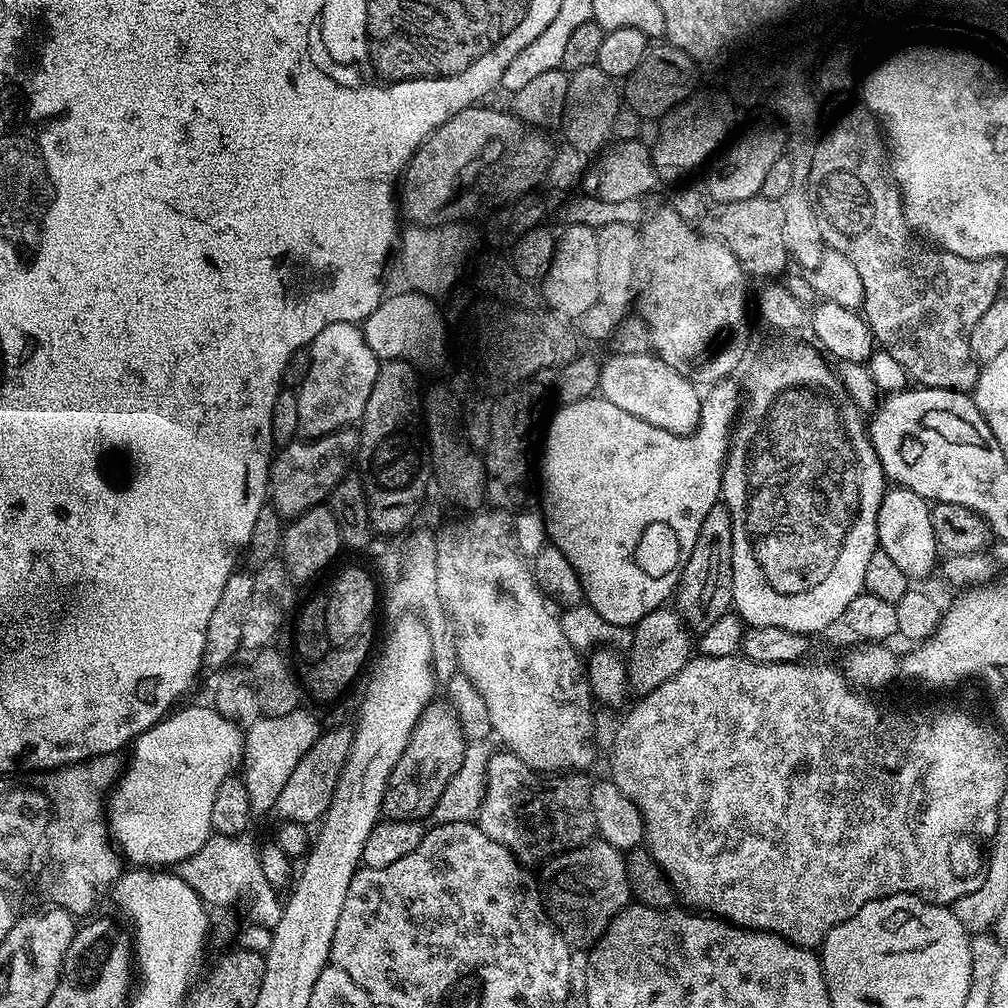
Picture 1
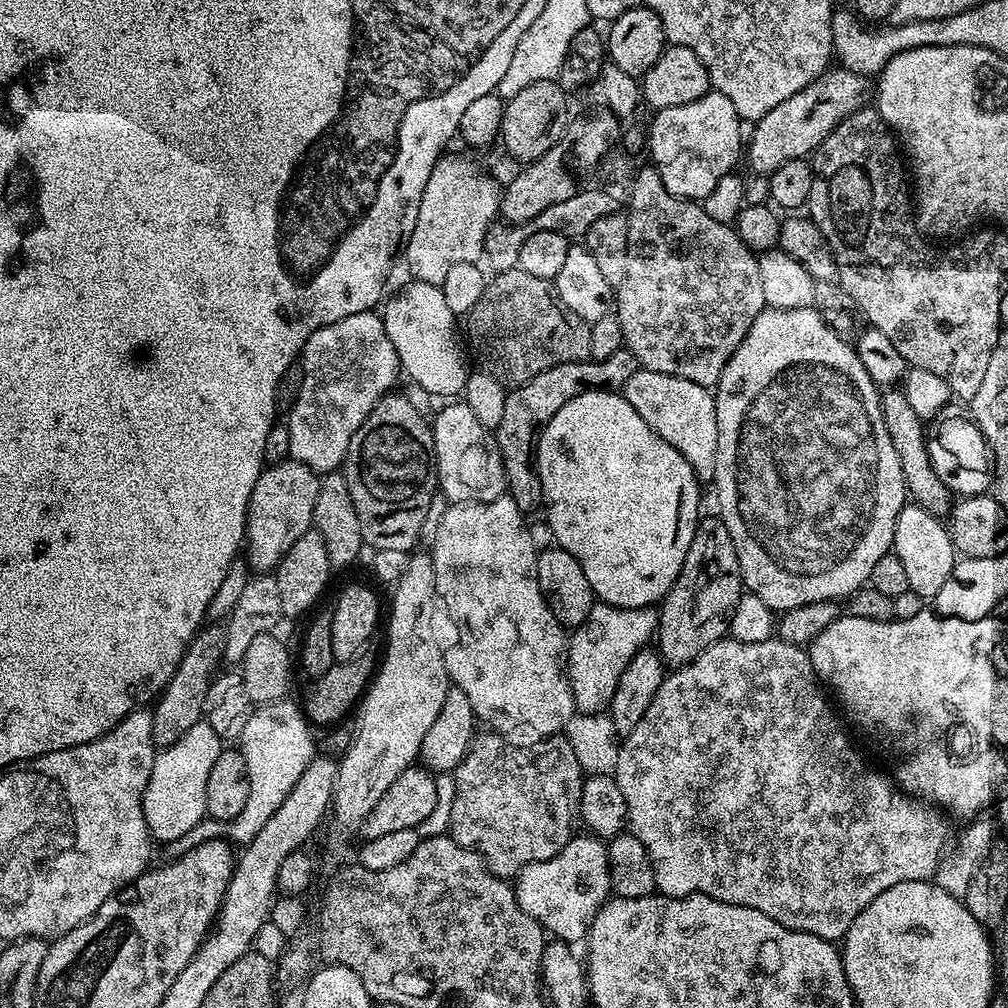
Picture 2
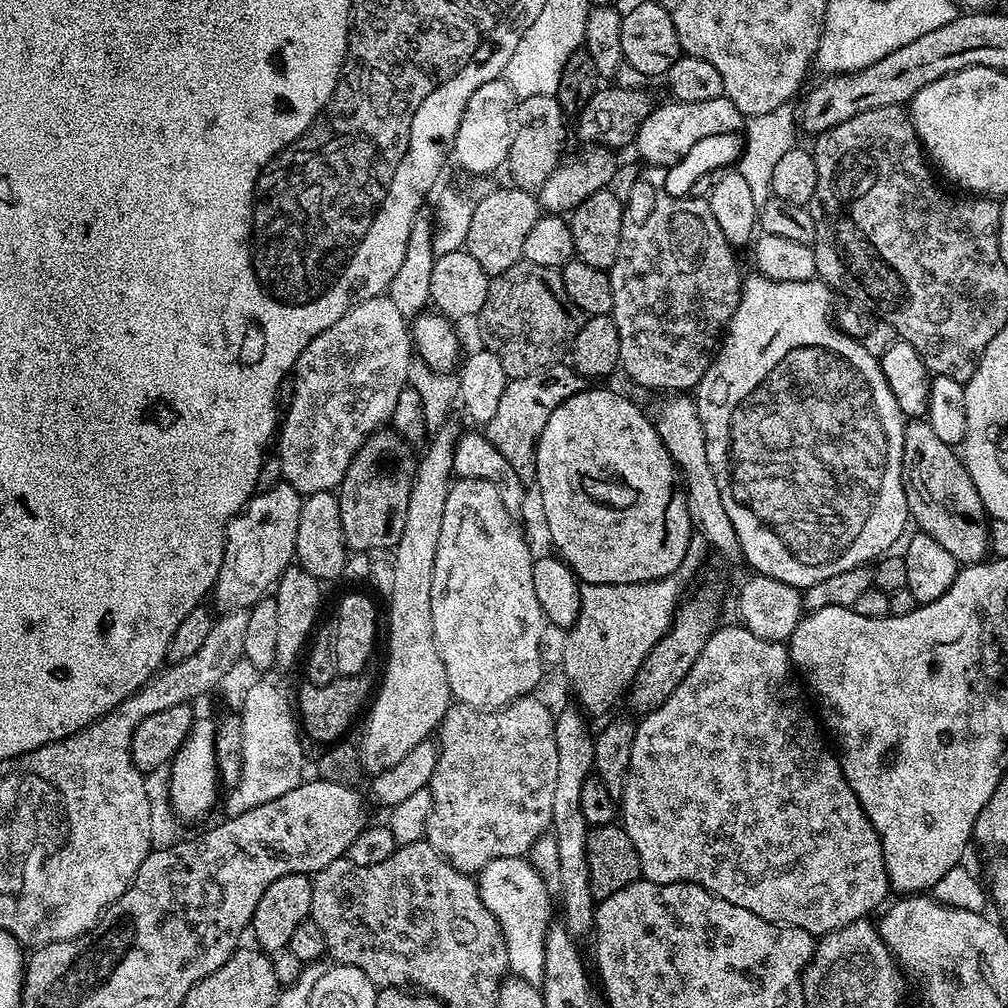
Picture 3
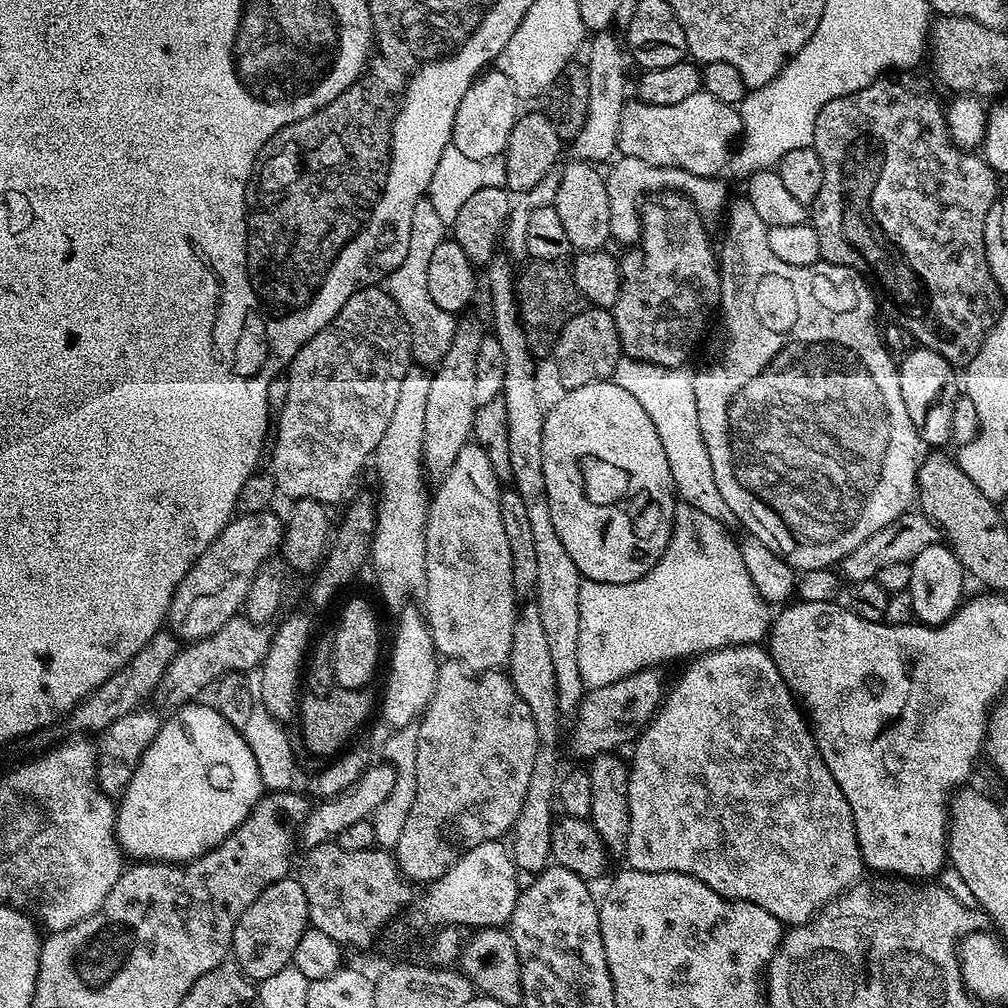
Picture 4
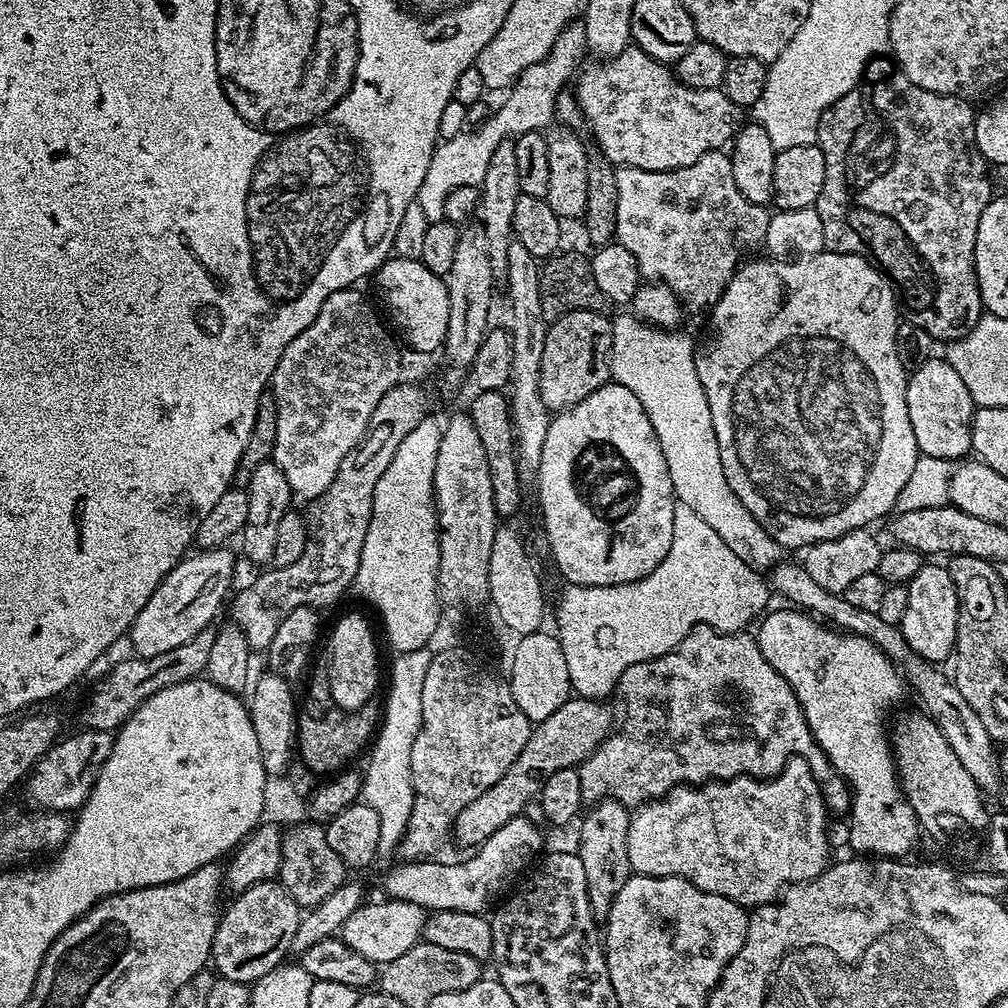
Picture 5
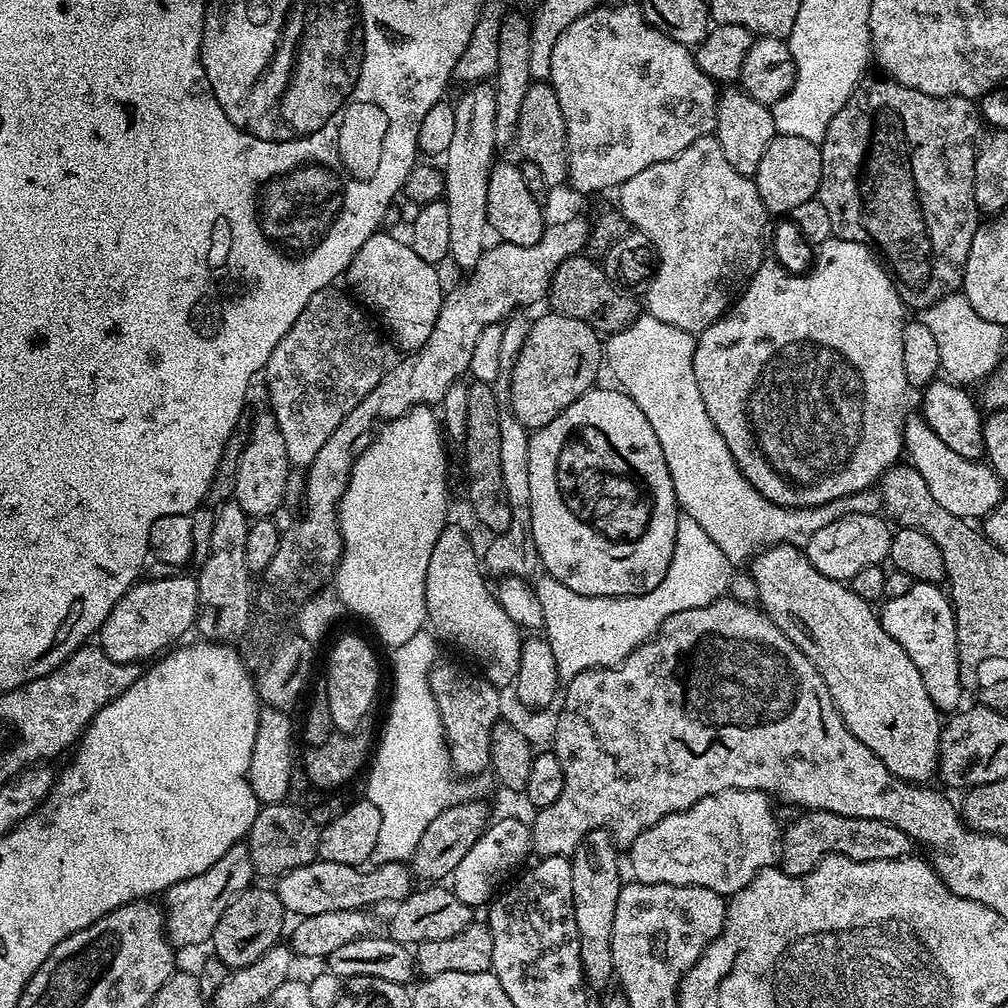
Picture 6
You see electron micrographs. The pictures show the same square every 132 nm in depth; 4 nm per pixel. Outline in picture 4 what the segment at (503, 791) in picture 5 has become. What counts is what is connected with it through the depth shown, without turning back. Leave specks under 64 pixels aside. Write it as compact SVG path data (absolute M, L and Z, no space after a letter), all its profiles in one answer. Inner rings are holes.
M656 666L643 668L626 678L618 678L618 682L610 682L610 686L585 691L584 700L574 714L573 754L591 758L603 752L616 752L623 744L631 745L664 703L666 684L664 688L664 676L660 672L663 671Z

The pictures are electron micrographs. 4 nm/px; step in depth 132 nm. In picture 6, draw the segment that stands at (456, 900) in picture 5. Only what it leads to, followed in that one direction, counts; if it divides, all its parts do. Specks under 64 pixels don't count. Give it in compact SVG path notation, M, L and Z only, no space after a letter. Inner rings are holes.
M504 816L501 820L493 819L478 838L478 842L470 846L470 854L466 854L466 858L462 858L462 862L458 862L458 866L452 871L452 893L474 910L479 909L479 904L487 905L497 895L501 885L517 871L515 868L530 856L531 847L532 830L525 821L523 824L512 816ZM315 859L306 866L298 866L275 881L274 891L282 902L285 913L303 918L326 914L330 910L371 909L371 904L384 904L387 900L405 900L414 890L412 869L404 862L390 862L361 870L357 866L342 866L342 862Z

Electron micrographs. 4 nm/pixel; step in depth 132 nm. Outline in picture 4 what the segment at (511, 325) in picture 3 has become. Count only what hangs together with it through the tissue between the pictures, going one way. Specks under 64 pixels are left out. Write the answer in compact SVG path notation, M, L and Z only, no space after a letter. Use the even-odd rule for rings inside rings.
M541 260L531 265L533 268L529 272L520 272L516 282L516 300L520 304L520 321L524 323L526 338L528 339L528 348L533 357L541 358L553 351L556 347L556 340L560 336L561 330L574 318L579 312L583 312L586 307L586 301L580 295L580 291L574 284L571 267L567 263L557 262L555 260Z

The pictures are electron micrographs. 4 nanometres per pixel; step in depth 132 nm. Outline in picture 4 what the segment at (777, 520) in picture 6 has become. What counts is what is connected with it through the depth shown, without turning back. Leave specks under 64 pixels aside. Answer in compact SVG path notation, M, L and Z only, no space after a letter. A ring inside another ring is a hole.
M621 355L614 370L612 383L622 386L650 414L658 438L662 438L662 450L666 450L666 462L670 462L670 474L674 478L676 495L683 503L702 510L725 526L733 523L734 517L726 498L714 482L714 469L710 466L710 454L706 454L706 442L702 438L702 426L698 424L698 402L694 402L694 372L691 367L667 368L657 364L644 364L633 356Z

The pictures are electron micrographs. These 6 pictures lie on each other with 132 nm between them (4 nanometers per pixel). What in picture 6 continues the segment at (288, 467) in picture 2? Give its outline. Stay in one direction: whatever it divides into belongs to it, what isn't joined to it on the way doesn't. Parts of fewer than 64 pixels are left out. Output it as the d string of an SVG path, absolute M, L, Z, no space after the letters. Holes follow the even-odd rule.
M183 574L161 580L141 579L116 603L114 610L110 610L98 633L98 647L119 664L151 661L183 641L188 631L193 631L199 605L195 575Z

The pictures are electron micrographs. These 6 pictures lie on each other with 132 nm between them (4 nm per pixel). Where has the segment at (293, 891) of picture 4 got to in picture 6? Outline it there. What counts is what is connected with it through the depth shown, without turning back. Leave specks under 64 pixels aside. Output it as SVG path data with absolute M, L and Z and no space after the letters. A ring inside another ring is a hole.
M253 886L247 888L230 906L226 906L226 914L218 918L218 926L210 941L214 956L220 959L230 969L249 966L262 958L262 954L275 944L281 943L284 932L286 913L278 894L271 888Z

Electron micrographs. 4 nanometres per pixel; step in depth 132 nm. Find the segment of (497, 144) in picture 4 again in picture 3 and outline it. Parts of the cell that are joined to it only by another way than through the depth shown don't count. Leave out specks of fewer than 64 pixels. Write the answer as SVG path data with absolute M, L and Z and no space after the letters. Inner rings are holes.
M501 78L491 80L474 90L463 111L459 122L458 134L455 135L453 159L472 174L488 174L507 163L510 148L511 118L518 98L508 81Z

